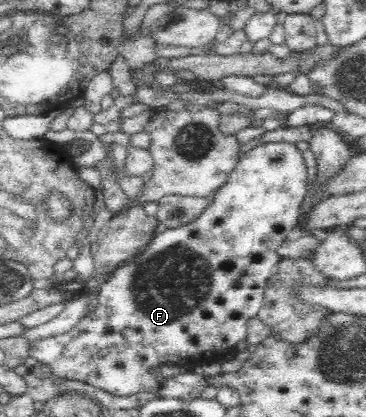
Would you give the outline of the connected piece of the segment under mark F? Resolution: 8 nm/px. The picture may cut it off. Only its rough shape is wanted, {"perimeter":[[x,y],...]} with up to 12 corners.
{"perimeter":[[295,143],[241,153],[69,331],[55,377],[158,394],[157,364],[246,340],[309,190]]}

